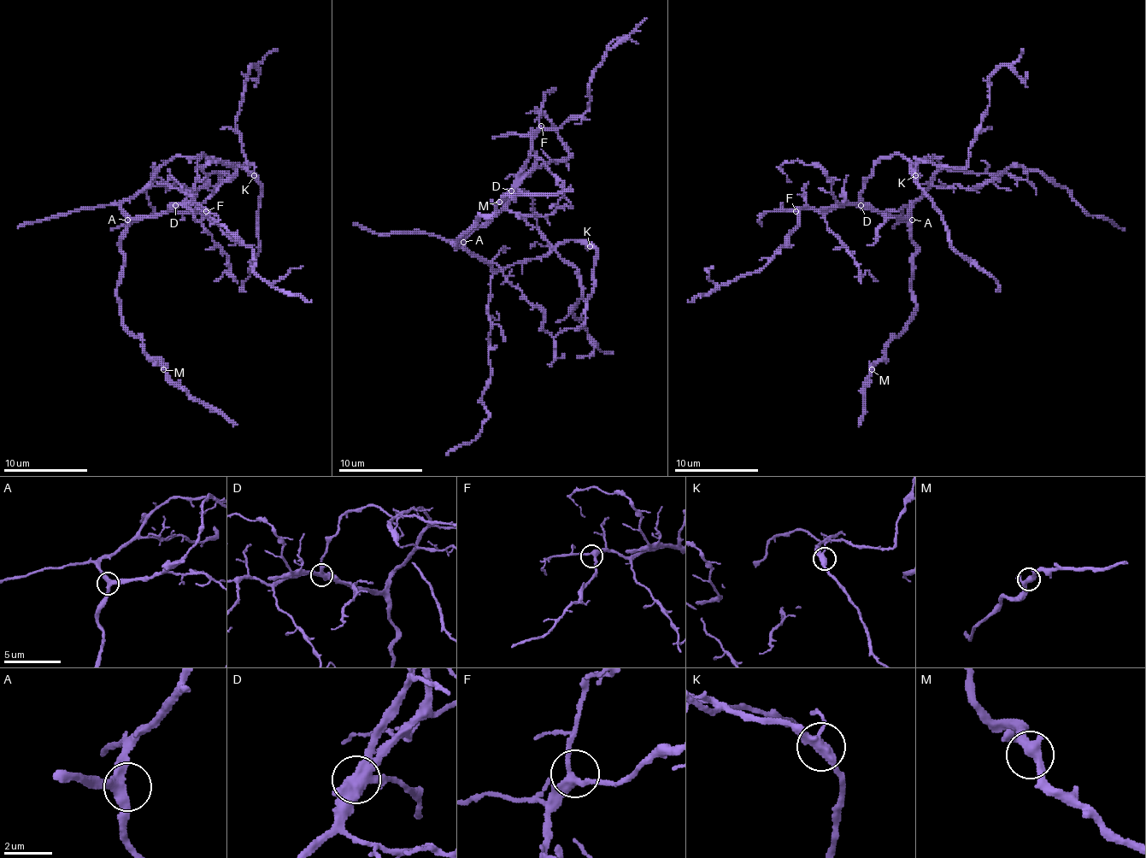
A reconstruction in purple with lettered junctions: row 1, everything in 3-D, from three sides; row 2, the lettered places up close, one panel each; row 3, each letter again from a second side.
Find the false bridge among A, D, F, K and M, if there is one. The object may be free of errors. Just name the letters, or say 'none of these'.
D

